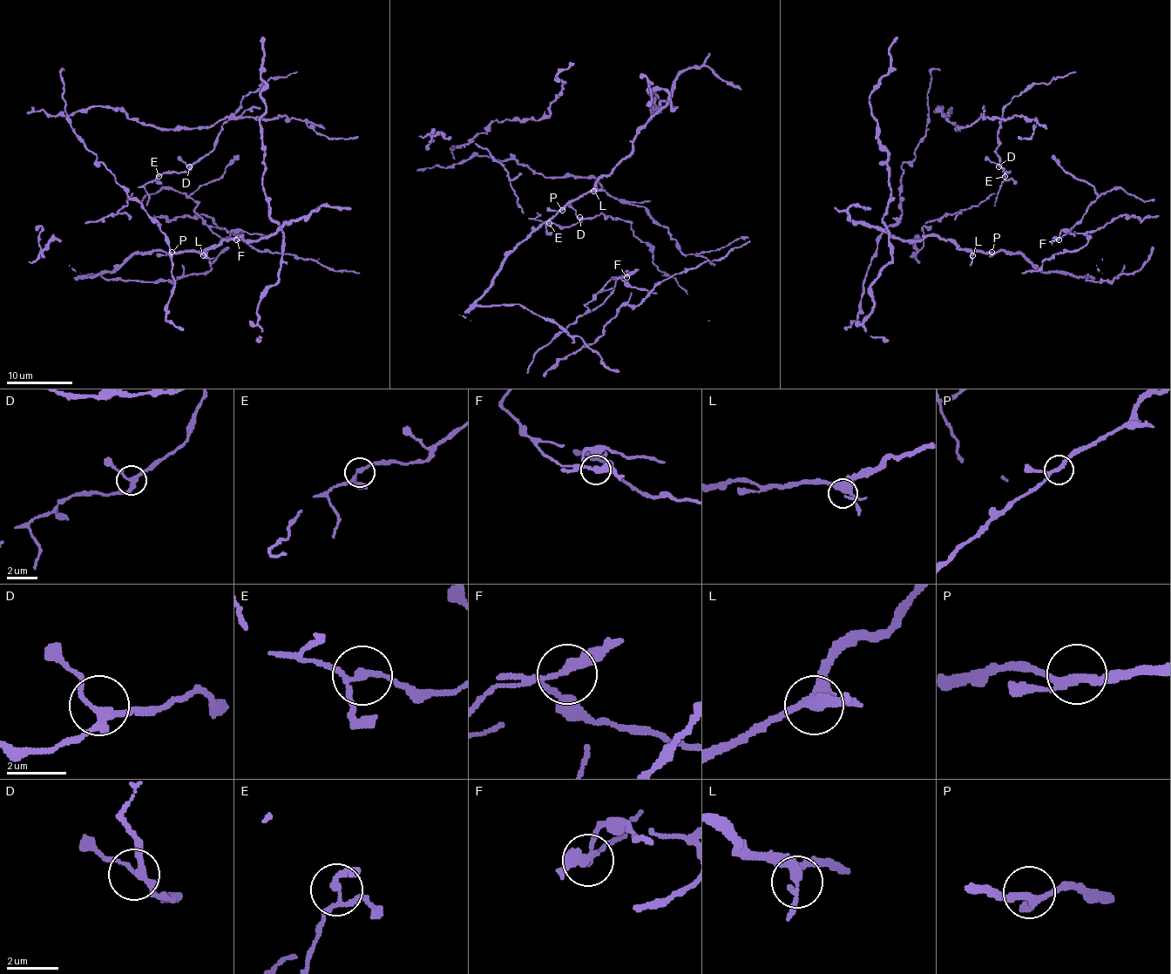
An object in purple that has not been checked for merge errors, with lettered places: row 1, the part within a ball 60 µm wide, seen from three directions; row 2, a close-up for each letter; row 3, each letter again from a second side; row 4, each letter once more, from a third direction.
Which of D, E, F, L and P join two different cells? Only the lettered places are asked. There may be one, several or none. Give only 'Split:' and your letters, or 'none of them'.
Split: none of them

